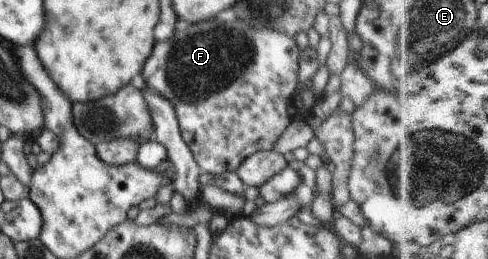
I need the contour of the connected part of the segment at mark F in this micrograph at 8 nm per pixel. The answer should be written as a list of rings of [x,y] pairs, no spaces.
[[[219,17],[215,19],[205,20],[197,24],[177,23],[178,27],[175,33],[166,41],[159,41],[155,45],[153,55],[147,59],[145,69],[141,73],[141,77],[153,92],[166,98],[172,103],[180,128],[182,139],[188,144],[192,150],[192,154],[197,159],[198,167],[201,172],[208,172],[215,176],[226,172],[235,172],[244,160],[247,160],[256,152],[274,150],[277,139],[285,132],[285,129],[292,123],[287,109],[292,101],[293,95],[298,89],[298,74],[300,71],[300,49],[295,42],[293,36],[286,35],[283,31],[275,31],[272,27],[259,27],[259,23],[255,25],[255,21],[243,21],[243,19],[233,19],[233,21],[221,21]]]

